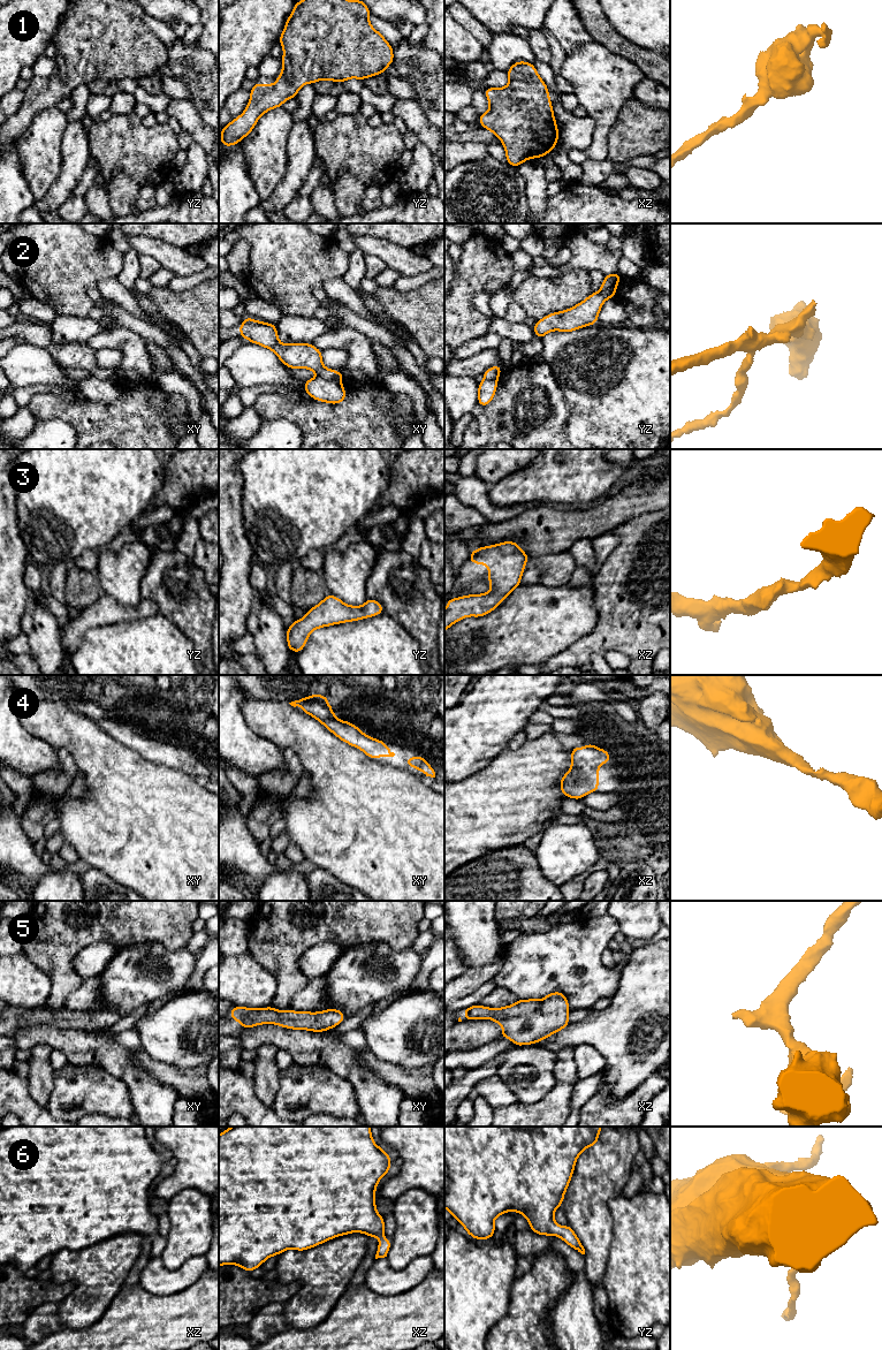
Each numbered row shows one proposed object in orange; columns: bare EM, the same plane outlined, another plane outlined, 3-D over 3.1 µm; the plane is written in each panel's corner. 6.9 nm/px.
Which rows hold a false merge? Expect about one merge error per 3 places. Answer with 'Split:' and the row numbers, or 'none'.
Split: 2

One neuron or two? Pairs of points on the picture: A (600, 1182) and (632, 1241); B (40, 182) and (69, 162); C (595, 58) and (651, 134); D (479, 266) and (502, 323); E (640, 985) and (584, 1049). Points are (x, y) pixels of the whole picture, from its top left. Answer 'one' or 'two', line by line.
A: two
B: two
C: two
D: two
E: two

